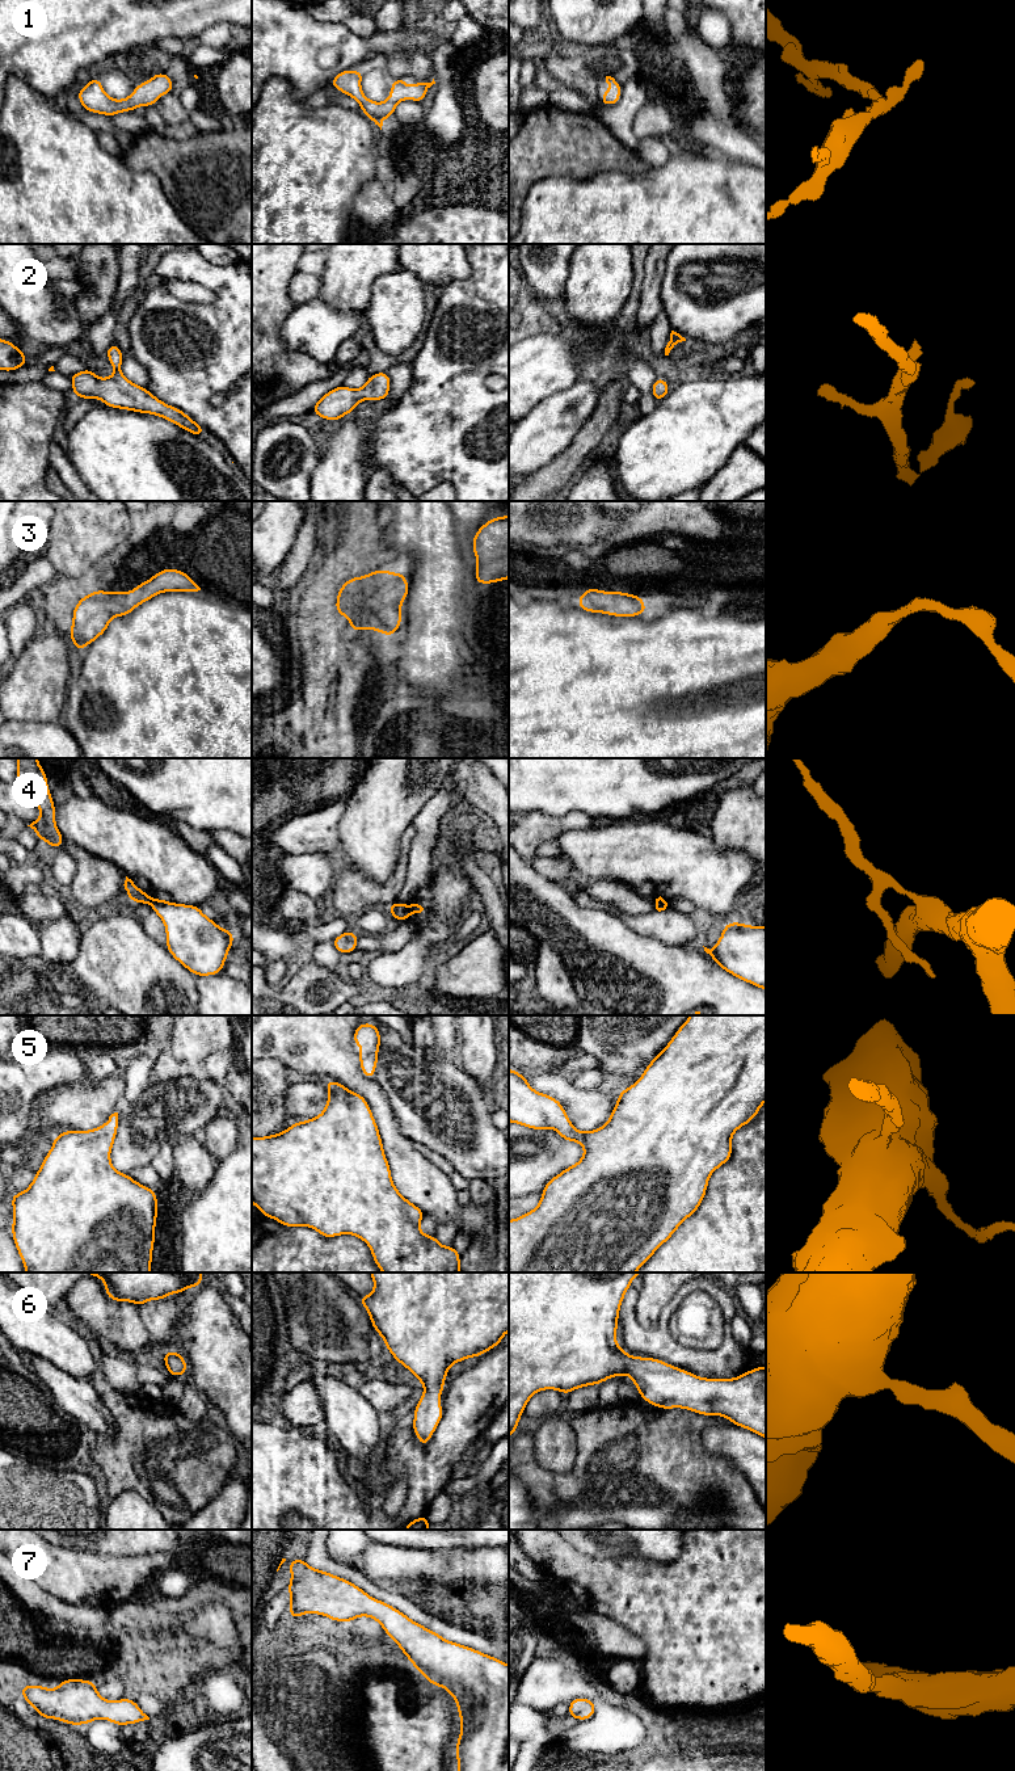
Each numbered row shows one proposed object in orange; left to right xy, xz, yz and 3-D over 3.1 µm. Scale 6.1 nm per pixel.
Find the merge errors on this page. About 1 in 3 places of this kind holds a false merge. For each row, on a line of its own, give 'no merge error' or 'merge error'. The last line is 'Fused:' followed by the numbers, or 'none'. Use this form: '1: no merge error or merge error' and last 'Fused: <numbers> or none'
1: no merge error
2: no merge error
3: no merge error
4: merge error
5: no merge error
6: no merge error
7: no merge error
Fused: 4

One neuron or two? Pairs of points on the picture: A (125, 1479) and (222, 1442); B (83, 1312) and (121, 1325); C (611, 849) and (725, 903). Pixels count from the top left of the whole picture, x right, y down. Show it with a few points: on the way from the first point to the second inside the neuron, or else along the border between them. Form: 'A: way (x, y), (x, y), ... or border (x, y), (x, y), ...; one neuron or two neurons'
A: way (148, 1460), (192, 1460), (198, 1456); one neuron
B: way (92, 1312), (112, 1323); one neuron
C: way (640, 853), (655, 859), (686, 863), (696, 874); one neuron

